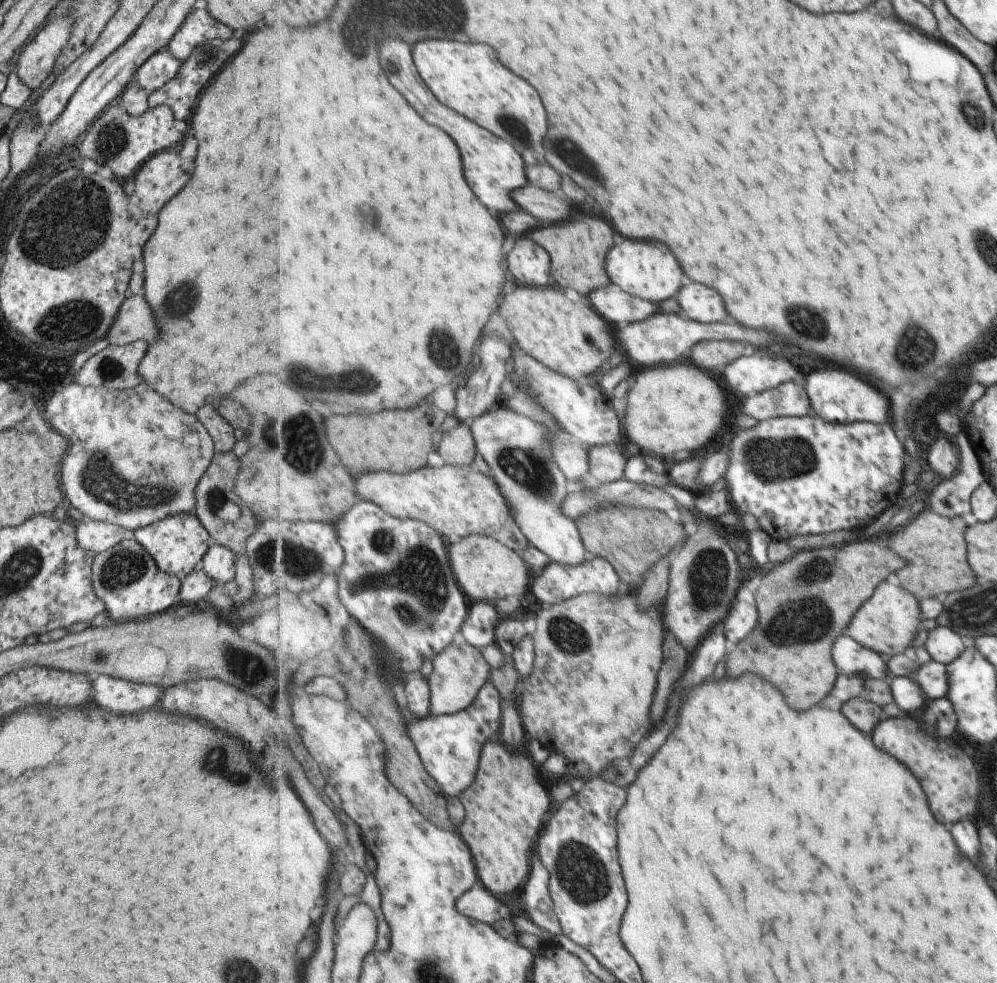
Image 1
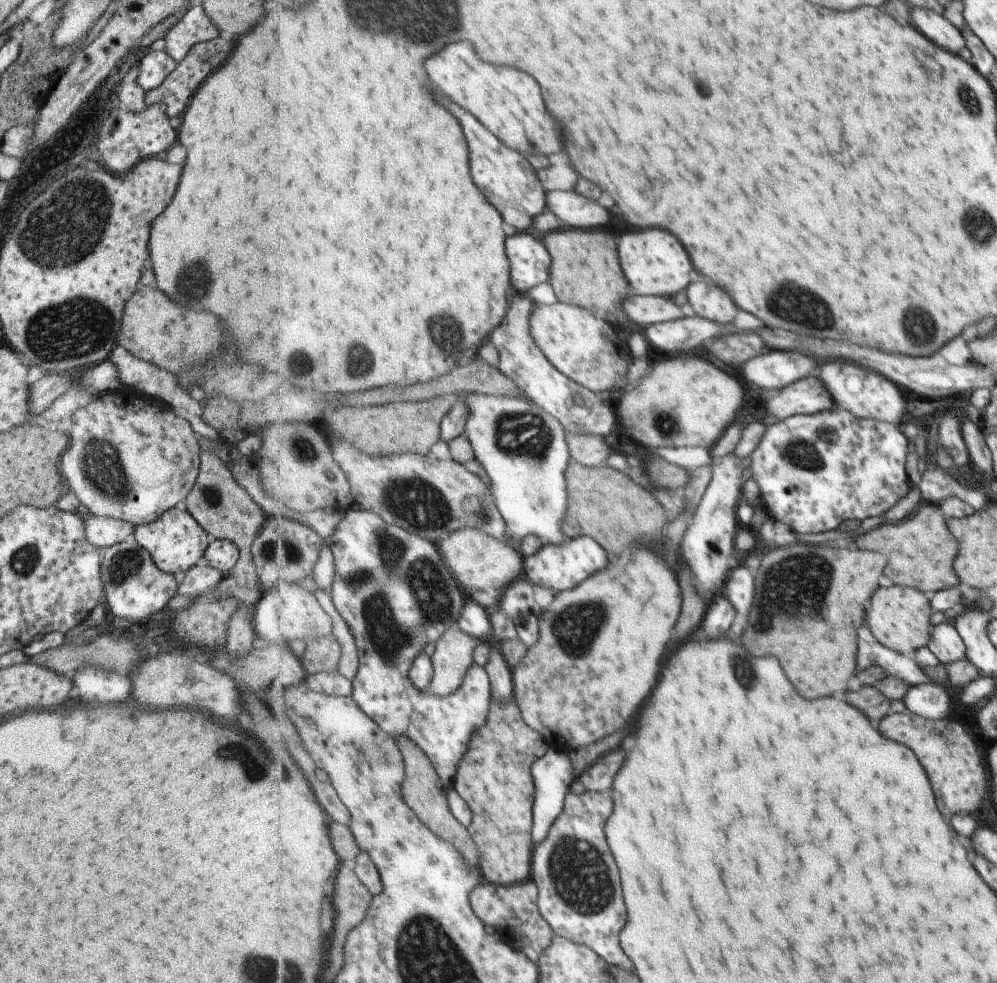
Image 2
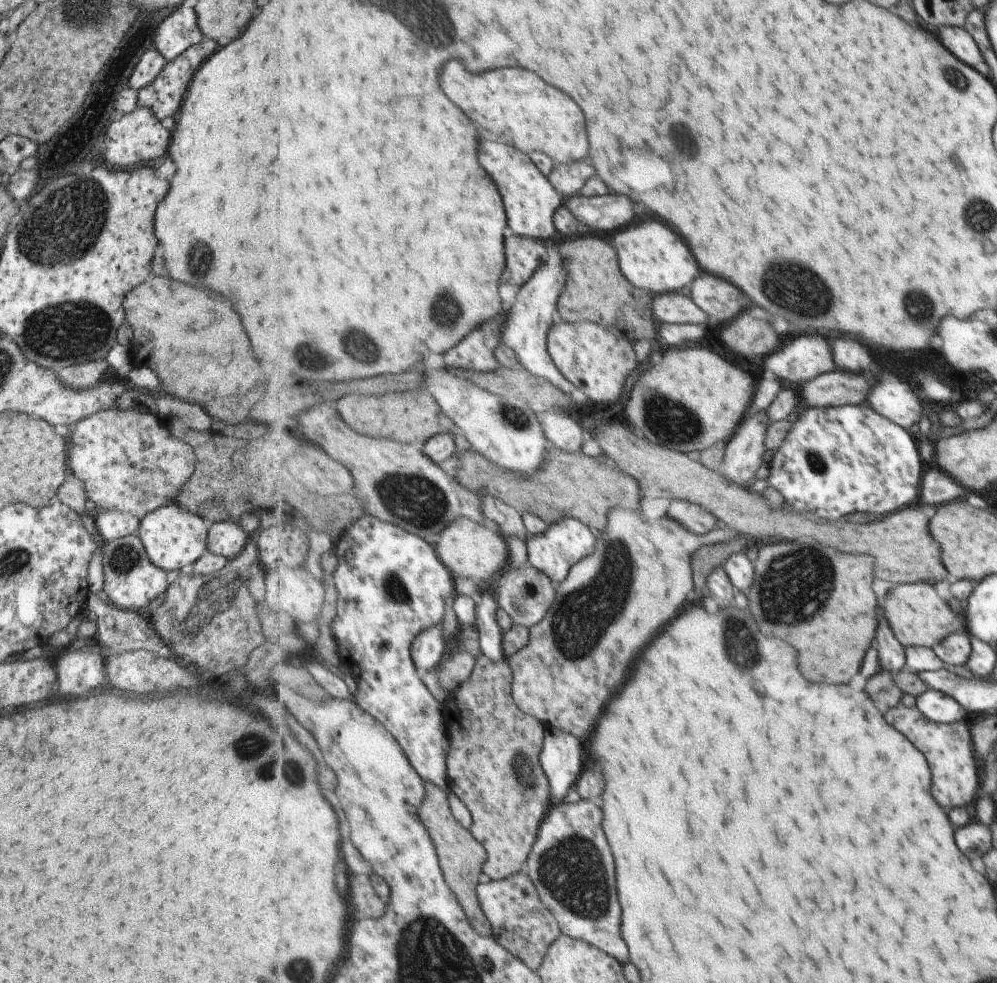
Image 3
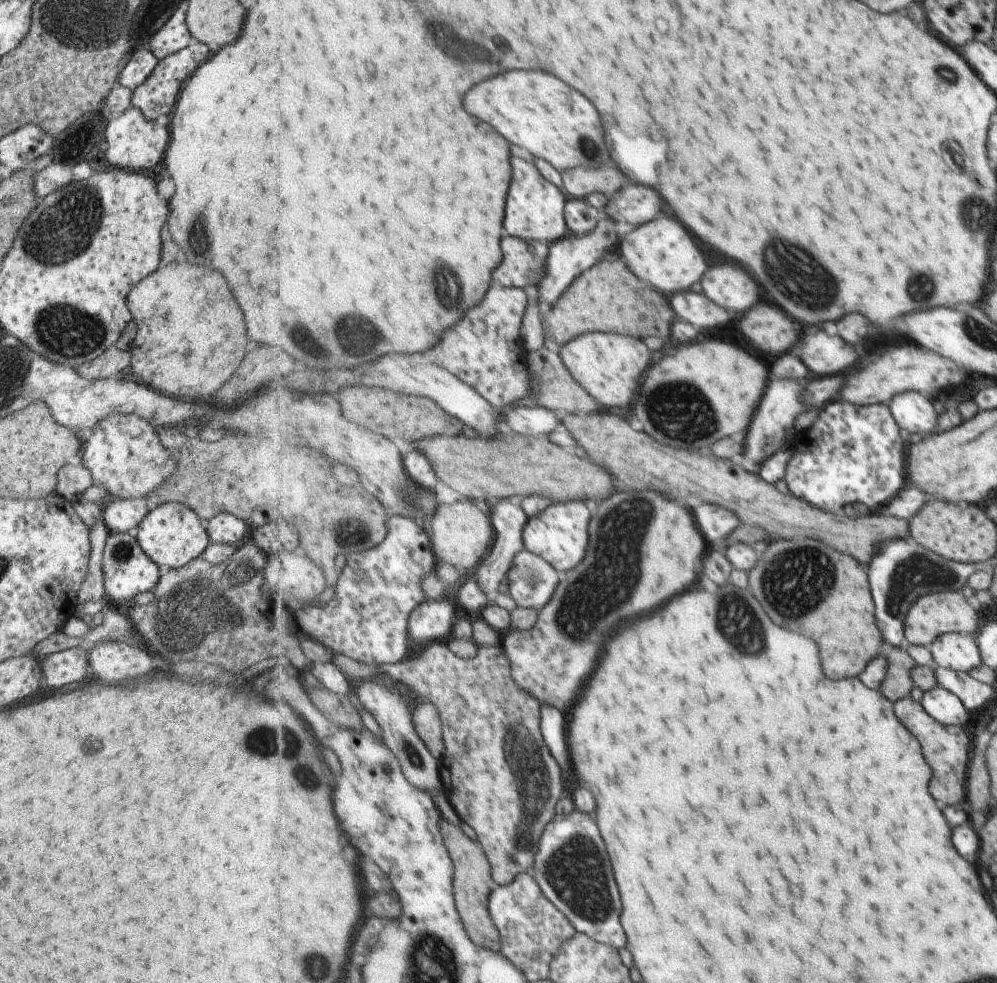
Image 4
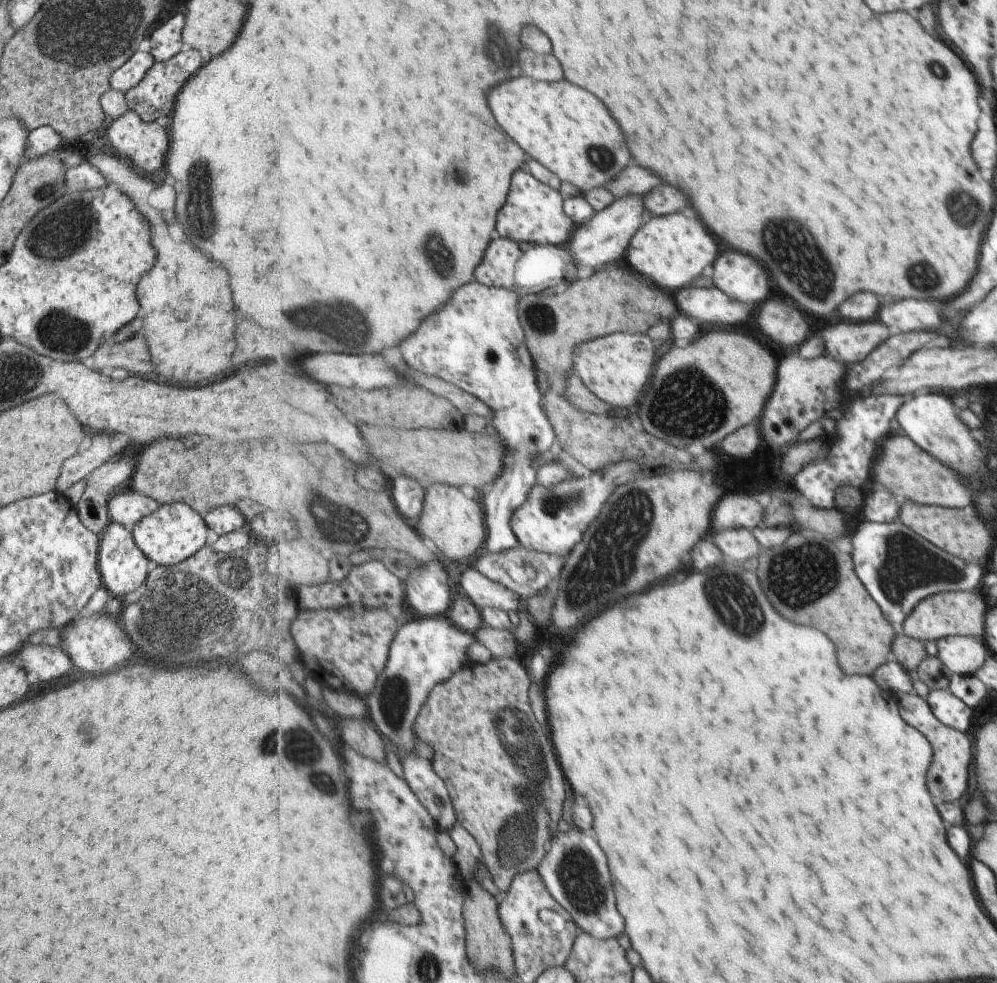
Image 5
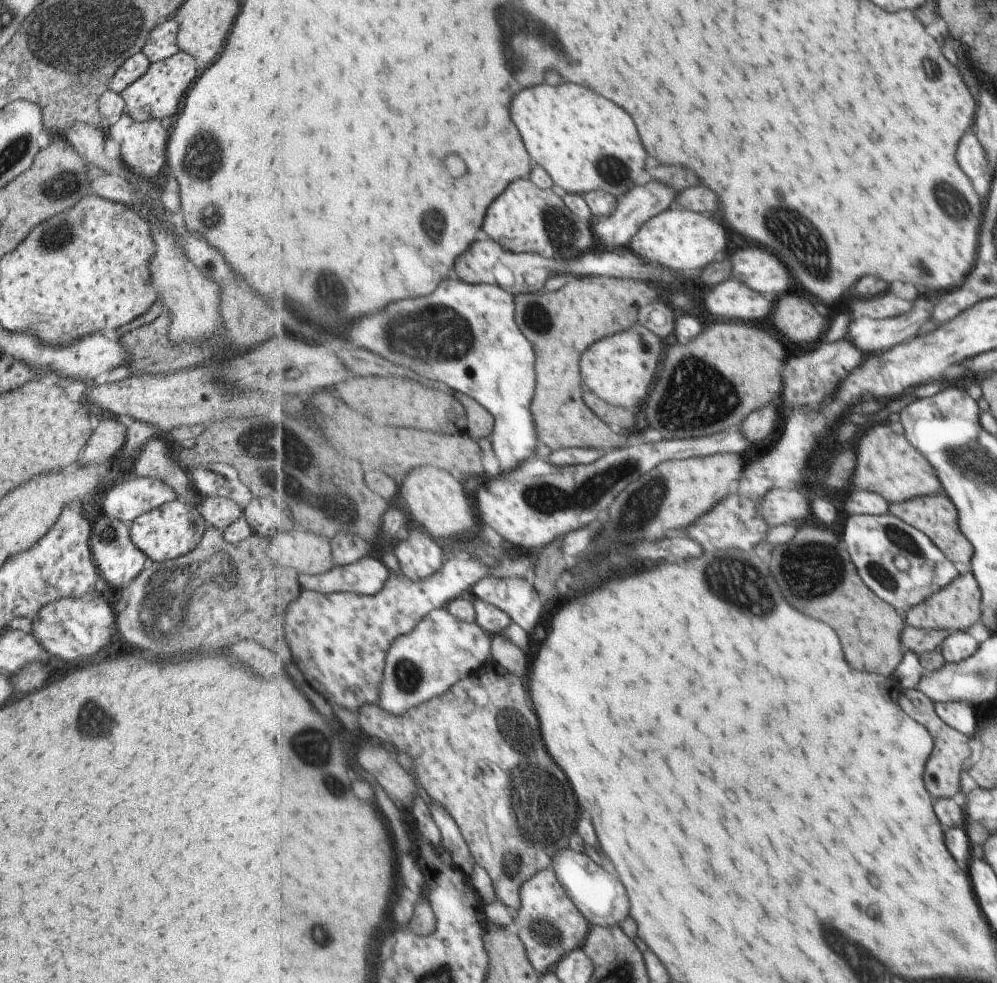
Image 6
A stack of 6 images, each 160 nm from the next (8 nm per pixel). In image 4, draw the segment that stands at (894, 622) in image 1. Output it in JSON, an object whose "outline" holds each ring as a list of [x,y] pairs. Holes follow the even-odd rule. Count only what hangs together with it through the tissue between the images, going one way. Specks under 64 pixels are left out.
{"outline":[[[961,591],[927,593],[919,597],[906,618],[906,640],[909,645],[930,647],[943,633],[972,635],[977,630],[977,612],[961,596]]]}

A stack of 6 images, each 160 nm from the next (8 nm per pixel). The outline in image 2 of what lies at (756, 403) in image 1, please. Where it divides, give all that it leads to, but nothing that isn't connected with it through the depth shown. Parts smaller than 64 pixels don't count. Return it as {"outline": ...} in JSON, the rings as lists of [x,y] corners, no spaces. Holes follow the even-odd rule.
{"outline":[[[805,377],[778,392],[765,395],[763,407],[779,420],[796,414],[815,414],[833,410],[836,402],[819,377]]]}

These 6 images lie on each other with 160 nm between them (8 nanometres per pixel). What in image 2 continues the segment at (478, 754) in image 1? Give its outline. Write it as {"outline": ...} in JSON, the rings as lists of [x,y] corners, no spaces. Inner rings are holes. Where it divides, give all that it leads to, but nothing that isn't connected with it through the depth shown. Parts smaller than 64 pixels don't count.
{"outline":[[[349,508],[335,534],[329,538],[329,543],[336,562],[332,598],[336,609],[351,628],[359,649],[360,665],[352,697],[393,738],[405,737],[419,746],[433,763],[445,788],[453,788],[457,768],[470,749],[474,732],[488,721],[493,700],[489,673],[485,666],[476,665],[471,681],[465,682],[459,694],[438,697],[411,682],[409,672],[415,657],[423,651],[427,642],[435,640],[437,644],[447,630],[457,626],[469,601],[469,594],[459,584],[458,578],[449,572],[437,544],[385,522],[375,511]]]}

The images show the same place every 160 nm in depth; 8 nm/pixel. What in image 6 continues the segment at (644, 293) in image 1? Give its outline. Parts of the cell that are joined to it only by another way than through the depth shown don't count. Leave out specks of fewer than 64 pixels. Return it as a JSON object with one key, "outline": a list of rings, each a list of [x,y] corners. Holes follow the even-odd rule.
{"outline":[[[673,206],[650,218],[636,232],[629,247],[650,263],[672,268],[680,277],[697,279],[697,271],[711,264],[727,248],[727,230],[713,216]]]}

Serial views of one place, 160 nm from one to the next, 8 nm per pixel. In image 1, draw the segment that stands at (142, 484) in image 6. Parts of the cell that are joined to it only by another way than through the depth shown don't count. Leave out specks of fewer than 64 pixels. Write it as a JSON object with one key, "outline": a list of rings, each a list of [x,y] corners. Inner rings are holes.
{"outline":[[[92,519],[76,522],[74,533],[77,544],[95,554],[130,537],[130,533],[122,526]]]}

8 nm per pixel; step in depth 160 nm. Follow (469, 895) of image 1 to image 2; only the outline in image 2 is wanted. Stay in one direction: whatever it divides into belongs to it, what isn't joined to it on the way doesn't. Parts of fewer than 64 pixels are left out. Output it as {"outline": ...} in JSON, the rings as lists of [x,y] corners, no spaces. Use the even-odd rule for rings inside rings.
{"outline":[[[529,878],[522,883],[514,885],[498,885],[491,882],[483,882],[474,888],[470,901],[473,910],[479,915],[482,921],[491,927],[503,930],[505,922],[505,932],[509,928],[509,934],[513,936],[523,936],[523,952],[535,962],[539,962],[542,953],[545,952],[553,942],[555,936],[554,928],[547,922],[538,907],[538,886]]]}

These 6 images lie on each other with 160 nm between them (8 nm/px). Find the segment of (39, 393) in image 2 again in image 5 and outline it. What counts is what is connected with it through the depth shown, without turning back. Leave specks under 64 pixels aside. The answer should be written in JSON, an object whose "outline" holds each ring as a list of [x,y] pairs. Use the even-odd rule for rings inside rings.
{"outline":[[[141,332],[119,342],[109,339],[101,343],[92,356],[94,368],[99,372],[108,373],[114,368],[124,368],[130,374],[153,376],[154,366]]]}

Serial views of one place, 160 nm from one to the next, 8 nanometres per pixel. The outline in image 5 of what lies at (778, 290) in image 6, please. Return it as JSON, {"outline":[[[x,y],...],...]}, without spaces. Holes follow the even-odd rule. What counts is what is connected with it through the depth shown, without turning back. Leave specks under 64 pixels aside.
{"outline":[[[725,252],[719,256],[711,277],[713,285],[747,304],[765,302],[771,294],[769,272],[761,262],[741,252]]]}

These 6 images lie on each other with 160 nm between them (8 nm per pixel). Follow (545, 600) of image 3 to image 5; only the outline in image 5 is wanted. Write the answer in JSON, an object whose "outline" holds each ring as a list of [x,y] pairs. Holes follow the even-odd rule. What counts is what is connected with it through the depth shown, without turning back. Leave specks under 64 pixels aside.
{"outline":[[[517,545],[515,548],[504,550],[501,553],[481,552],[474,562],[473,568],[481,571],[491,580],[512,588],[515,592],[518,592],[522,597],[527,599],[557,583],[565,565],[566,559],[559,555],[540,553],[539,551],[528,549],[523,545]]]}

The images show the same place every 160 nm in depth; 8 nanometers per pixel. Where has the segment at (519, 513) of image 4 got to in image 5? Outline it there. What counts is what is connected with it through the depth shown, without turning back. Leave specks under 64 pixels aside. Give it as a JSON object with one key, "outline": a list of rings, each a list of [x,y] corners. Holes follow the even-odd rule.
{"outline":[[[473,280],[467,283],[463,288],[457,289],[451,298],[451,302],[441,307],[441,310],[437,310],[437,314],[429,314],[429,318],[425,318],[423,322],[419,325],[419,328],[410,334],[406,339],[401,341],[401,344],[397,346],[398,350],[402,354],[403,362],[414,368],[416,371],[425,372],[425,375],[433,374],[433,376],[439,376],[447,382],[456,384],[460,386],[463,390],[469,392],[473,396],[482,400],[491,410],[492,410],[492,426],[496,433],[502,438],[505,458],[503,463],[503,470],[501,474],[494,480],[493,485],[487,491],[485,491],[483,496],[483,504],[486,513],[486,525],[489,530],[488,537],[485,544],[484,551],[489,553],[501,553],[504,550],[509,550],[510,548],[515,548],[517,545],[521,545],[517,536],[515,536],[514,530],[511,526],[511,519],[513,513],[529,498],[531,489],[537,482],[538,470],[541,465],[542,455],[548,453],[550,445],[553,446],[553,442],[557,442],[557,434],[554,431],[554,426],[551,424],[550,419],[546,415],[546,411],[543,408],[541,402],[541,392],[539,392],[539,386],[537,386],[537,368],[532,354],[530,353],[530,347],[526,339],[525,331],[523,330],[522,322],[519,316],[519,301],[520,296],[512,290],[505,287],[490,287],[481,284],[477,280]]]}

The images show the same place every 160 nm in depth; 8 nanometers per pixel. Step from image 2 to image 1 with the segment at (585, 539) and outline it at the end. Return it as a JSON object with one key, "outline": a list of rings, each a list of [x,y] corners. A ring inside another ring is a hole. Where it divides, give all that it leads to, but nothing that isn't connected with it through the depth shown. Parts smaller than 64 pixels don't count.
{"outline":[[[590,556],[586,563],[580,565],[566,565],[551,561],[547,563],[539,574],[534,573],[532,592],[541,600],[544,606],[554,605],[583,593],[599,593],[600,595],[617,595],[621,579],[612,562],[602,556]]]}

